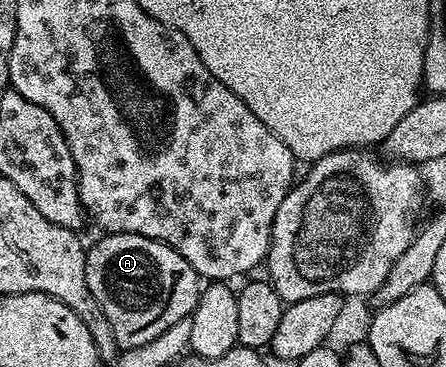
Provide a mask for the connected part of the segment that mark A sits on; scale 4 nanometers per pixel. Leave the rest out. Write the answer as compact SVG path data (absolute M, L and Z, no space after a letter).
M135 233L102 236L85 252L87 289L99 301L99 309L107 313L122 348L147 345L159 333L167 333L175 321L192 316L203 287L197 270L174 247Z

